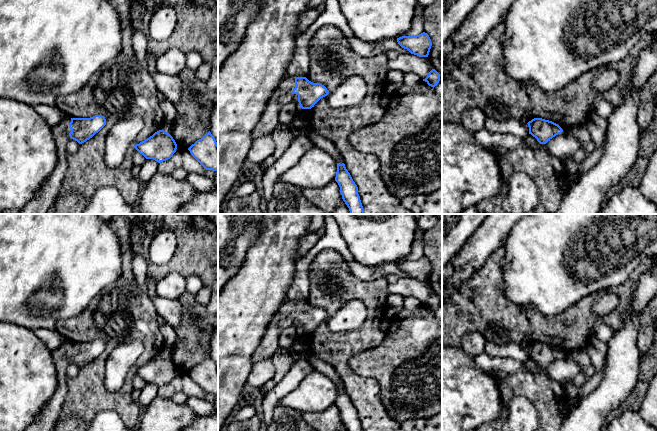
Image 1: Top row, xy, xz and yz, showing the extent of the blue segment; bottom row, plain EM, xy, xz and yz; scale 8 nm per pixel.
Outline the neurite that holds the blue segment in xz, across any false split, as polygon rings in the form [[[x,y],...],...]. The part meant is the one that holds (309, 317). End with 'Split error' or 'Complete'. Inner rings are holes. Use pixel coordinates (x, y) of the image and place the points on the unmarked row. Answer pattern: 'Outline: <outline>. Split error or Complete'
Outline: [[[306,301],[284,302],[270,321],[266,333],[251,357],[252,363],[271,358],[279,348],[280,331],[278,323],[287,318],[297,318],[302,333],[311,333],[323,321],[329,318],[320,307],[313,307]]]. Split error

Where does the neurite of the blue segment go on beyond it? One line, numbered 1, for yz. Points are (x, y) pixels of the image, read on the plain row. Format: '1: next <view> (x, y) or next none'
1: next none

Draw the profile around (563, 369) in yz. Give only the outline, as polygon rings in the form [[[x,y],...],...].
[[[564,354],[561,358],[550,363],[546,368],[541,370],[553,381],[564,386],[570,379],[578,374],[590,378],[595,374],[595,369],[592,365],[584,368],[574,359],[566,357]]]

